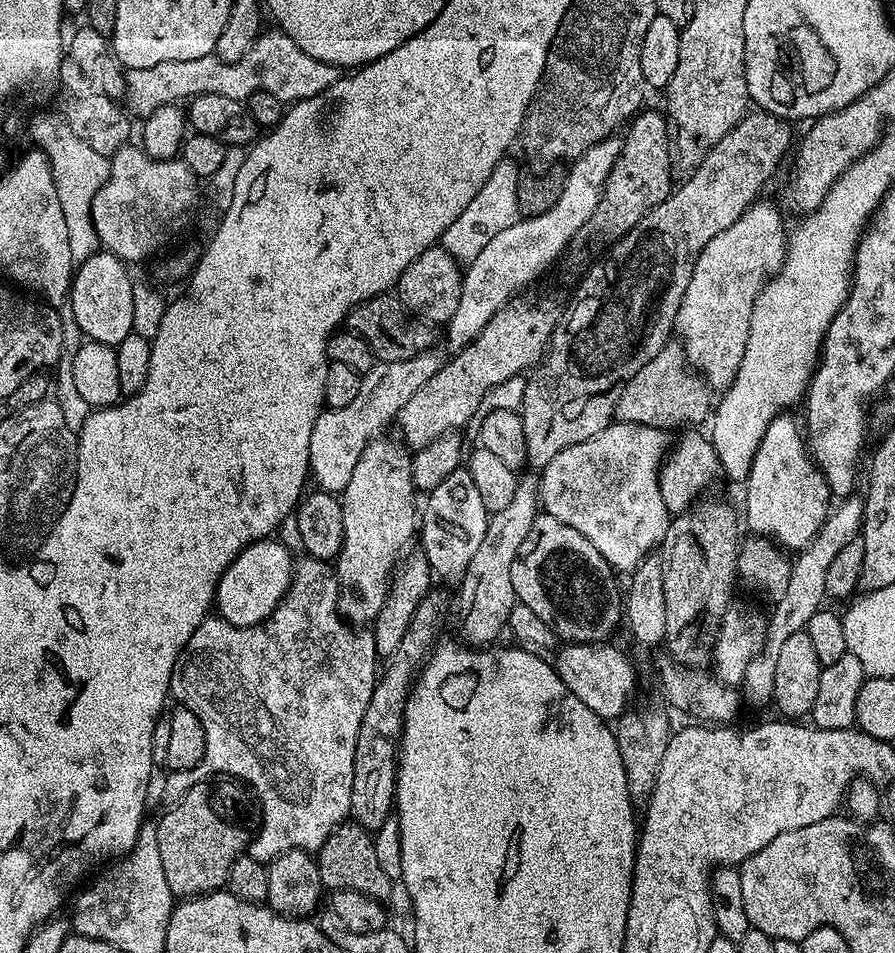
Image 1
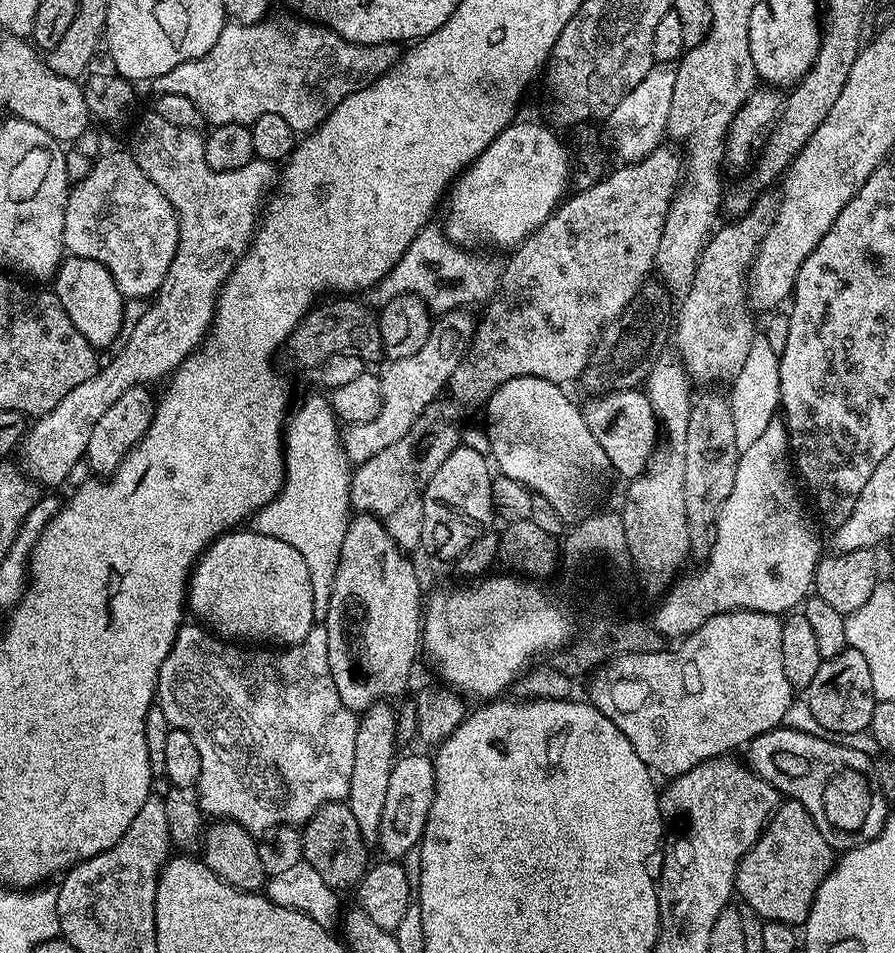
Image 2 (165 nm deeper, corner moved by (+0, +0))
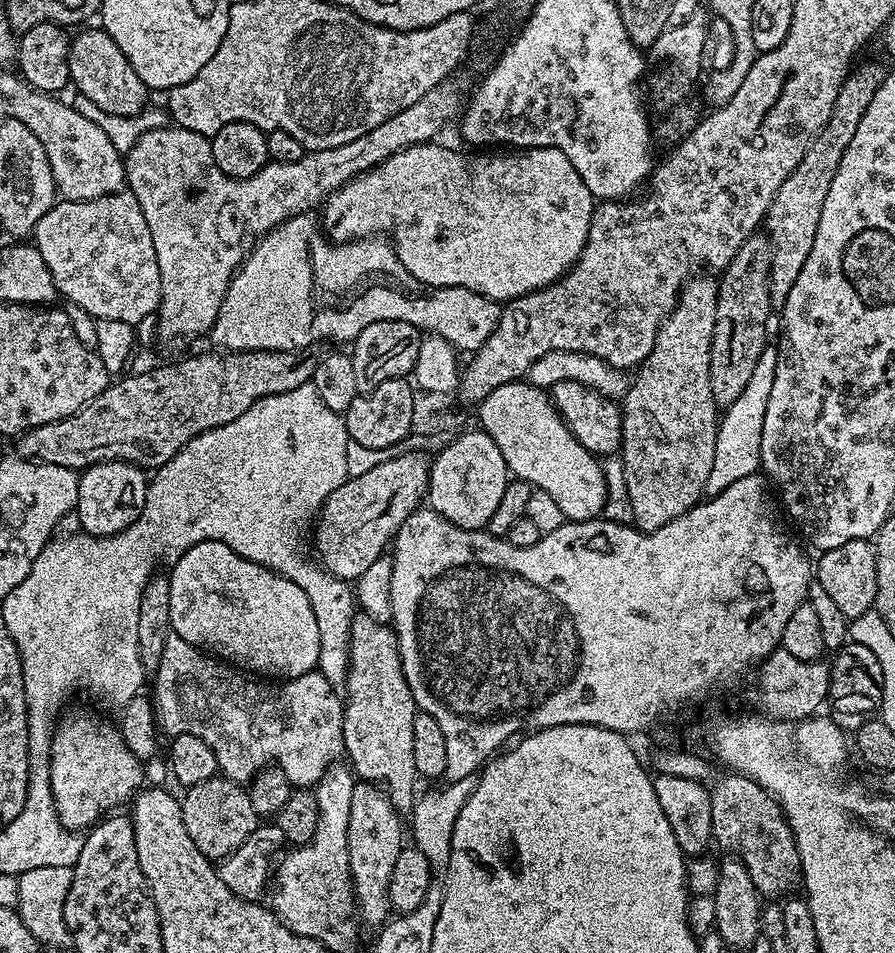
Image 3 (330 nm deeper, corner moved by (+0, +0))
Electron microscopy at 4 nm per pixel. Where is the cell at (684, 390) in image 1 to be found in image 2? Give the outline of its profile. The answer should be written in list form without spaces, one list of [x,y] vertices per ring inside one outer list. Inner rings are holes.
[[[768,194],[761,195],[745,216],[733,219],[728,222],[732,224],[726,225],[725,228],[717,227],[708,243],[704,245],[694,282],[683,295],[684,302],[680,306],[680,314],[674,318],[674,344],[676,340],[676,348],[680,351],[678,359],[697,385],[711,385],[708,384],[711,380],[731,381],[738,374],[738,370],[742,370],[742,362],[746,362],[746,354],[757,335],[756,324],[752,321],[754,312],[746,295],[746,277],[748,269],[752,266],[752,259],[756,257],[756,250],[776,216],[776,206],[777,201],[773,197],[771,200]]]

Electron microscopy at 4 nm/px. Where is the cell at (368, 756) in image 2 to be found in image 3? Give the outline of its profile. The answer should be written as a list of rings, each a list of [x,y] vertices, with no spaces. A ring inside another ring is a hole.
[[[371,782],[356,783],[350,798],[350,826],[346,830],[346,842],[350,850],[352,893],[356,895],[359,919],[365,925],[380,926],[389,919],[390,874],[394,874],[394,862],[398,862],[400,849],[406,844],[406,832],[400,829],[400,820],[401,813],[397,812],[383,788]]]

